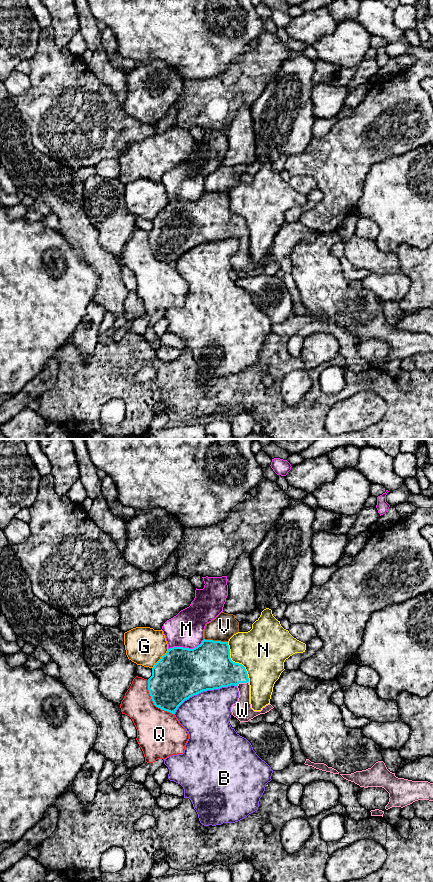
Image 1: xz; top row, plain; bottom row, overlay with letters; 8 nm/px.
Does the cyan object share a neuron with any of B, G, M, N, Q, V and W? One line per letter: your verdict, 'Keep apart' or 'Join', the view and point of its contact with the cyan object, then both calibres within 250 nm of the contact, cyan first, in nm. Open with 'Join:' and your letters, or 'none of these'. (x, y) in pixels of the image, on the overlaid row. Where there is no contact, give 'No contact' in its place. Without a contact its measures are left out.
Join: W
B: Keep apart. Touches cyan at xz (203, 690). Thickness 400 nm (cyan) against 380 nm
G: Keep apart. Touches cyan at xz (160, 659). Thickness 400 nm (cyan) against 300 nm
M: Keep apart. Touches cyan at xz (186, 648). Thickness 400 nm (cyan) against 280 nm
N: Keep apart. Touches cyan at xz (236, 663). Thickness 380 nm (cyan) against 380 nm
Q: Keep apart. Touches cyan at xz (153, 702). Thickness 380 nm (cyan) against 360 nm
V: Keep apart. Touches cyan at xz (216, 641). Thickness 380 nm (cyan) against 200 nm
W: Join. Touches cyan at xz (242, 682). Thickness 320 nm (cyan) against 150 nm

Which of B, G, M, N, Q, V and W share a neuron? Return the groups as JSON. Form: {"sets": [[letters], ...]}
{"sets": [["B"], ["G"], ["M"], ["N"], ["Q"], ["V"], ["W"]]}

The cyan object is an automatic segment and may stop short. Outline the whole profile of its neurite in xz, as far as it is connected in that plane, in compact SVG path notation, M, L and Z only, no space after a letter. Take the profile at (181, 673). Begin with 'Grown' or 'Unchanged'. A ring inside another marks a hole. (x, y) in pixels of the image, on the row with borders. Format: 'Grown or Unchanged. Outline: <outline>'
Grown. Outline: M203 640L200 645L193 649L183 647L173 647L168 649L167 653L152 668L152 676L148 679L148 690L154 705L161 710L175 714L178 707L190 697L203 691L220 689L234 685L238 688L238 701L232 705L231 712L240 722L248 722L254 717L269 712L274 707L271 704L266 705L261 711L254 711L250 704L250 685L245 667L242 664L235 663L230 658L230 649L228 642Z

